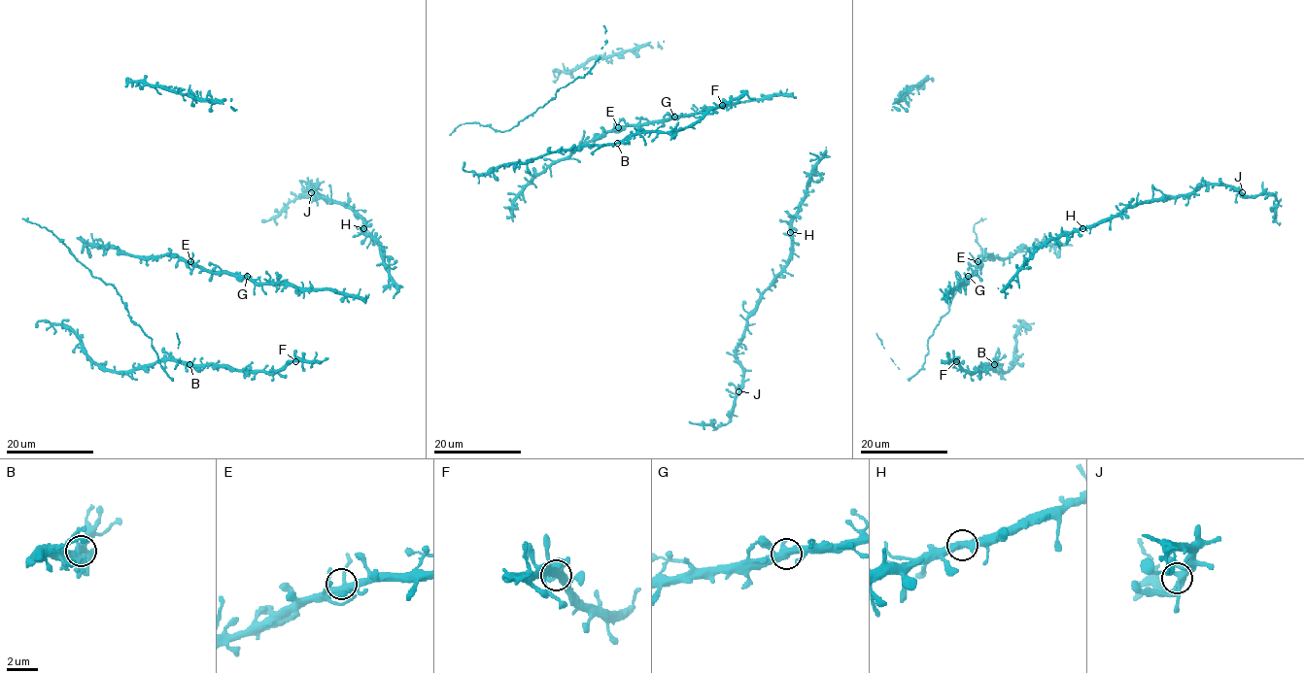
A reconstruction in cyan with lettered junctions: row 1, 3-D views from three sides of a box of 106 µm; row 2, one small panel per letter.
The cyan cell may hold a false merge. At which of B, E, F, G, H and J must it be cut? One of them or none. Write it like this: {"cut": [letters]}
{"cut": []}

